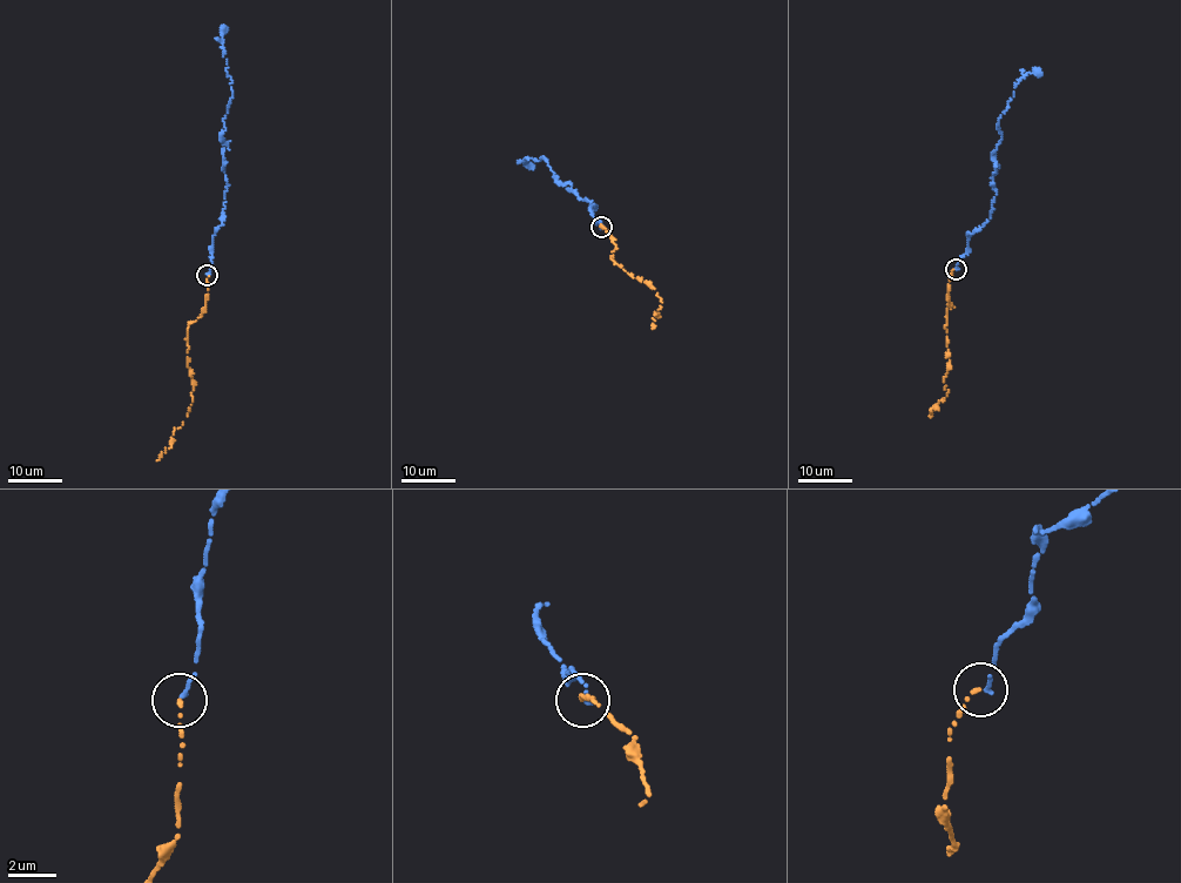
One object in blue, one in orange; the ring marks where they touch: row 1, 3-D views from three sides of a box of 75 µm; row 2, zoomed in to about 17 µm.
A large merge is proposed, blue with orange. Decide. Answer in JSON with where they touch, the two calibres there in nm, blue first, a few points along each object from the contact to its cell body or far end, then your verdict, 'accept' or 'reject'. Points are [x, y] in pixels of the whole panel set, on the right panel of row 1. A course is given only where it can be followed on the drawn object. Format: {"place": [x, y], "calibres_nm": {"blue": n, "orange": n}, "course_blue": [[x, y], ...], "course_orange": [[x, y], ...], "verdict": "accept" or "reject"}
{"place": [956, 269], "calibres_nm": {"blue": 180, "orange": 140}, "course_blue": [[956, 269], [967, 253], [967, 233], [986, 222], [993, 208], [998, 120], [1024, 75], [1041, 73]], "course_orange": [[956, 269], [949, 277], [945, 317], [947, 391], [930, 409], [930, 417]], "verdict": "accept"}

